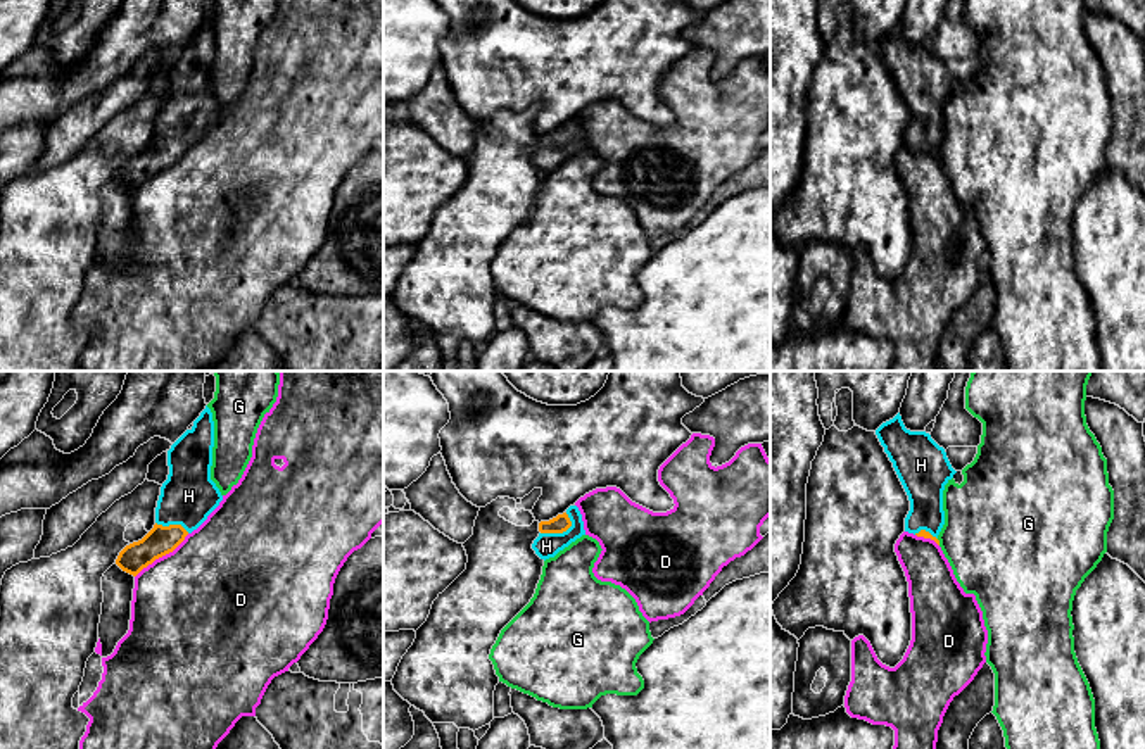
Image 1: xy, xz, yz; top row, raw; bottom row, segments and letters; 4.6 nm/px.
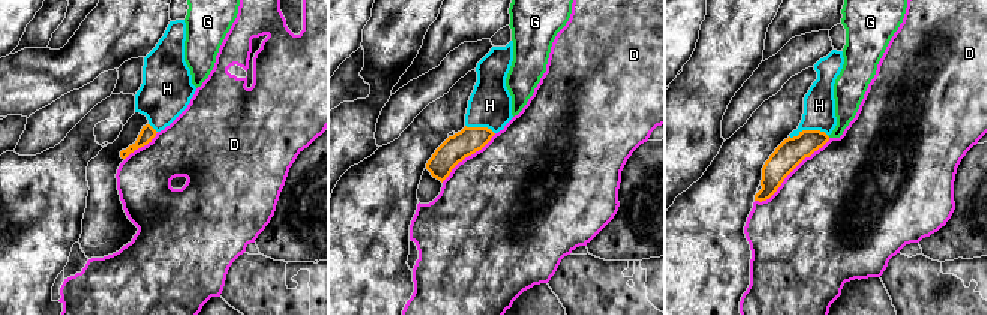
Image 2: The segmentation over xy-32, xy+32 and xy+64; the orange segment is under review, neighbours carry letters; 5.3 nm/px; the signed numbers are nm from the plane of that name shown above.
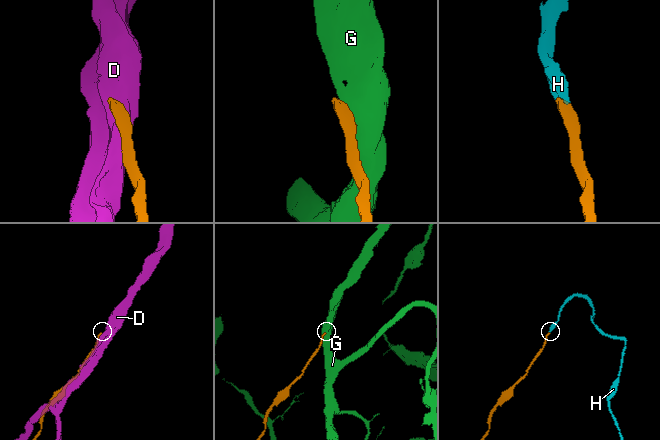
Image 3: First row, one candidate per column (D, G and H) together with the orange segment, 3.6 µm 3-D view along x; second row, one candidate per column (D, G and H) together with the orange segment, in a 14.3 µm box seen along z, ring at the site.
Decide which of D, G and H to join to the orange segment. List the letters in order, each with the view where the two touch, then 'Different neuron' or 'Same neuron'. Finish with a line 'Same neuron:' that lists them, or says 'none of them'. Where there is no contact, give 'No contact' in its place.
D: Touches orange in xy. Different neuron
G: Touches orange in yz. Different neuron
H: Touches orange in xz. Same neuron
Same neuron: H

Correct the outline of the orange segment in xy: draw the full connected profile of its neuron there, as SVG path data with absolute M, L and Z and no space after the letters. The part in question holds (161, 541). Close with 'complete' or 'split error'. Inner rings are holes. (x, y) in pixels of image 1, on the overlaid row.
M206 406L193 426L168 450L168 480L161 487L154 528L126 545L116 564L136 576L155 559L173 552L219 506L223 495L211 480L214 447L212 412Z; split error

